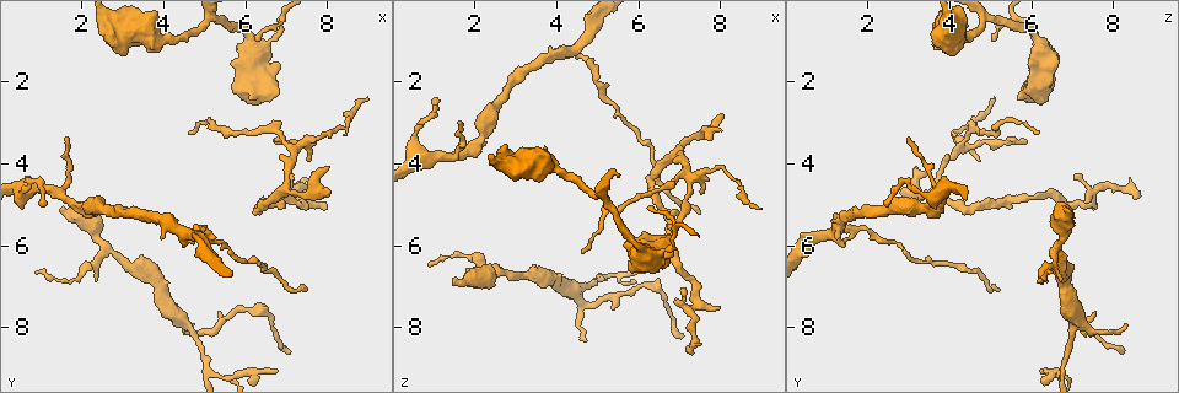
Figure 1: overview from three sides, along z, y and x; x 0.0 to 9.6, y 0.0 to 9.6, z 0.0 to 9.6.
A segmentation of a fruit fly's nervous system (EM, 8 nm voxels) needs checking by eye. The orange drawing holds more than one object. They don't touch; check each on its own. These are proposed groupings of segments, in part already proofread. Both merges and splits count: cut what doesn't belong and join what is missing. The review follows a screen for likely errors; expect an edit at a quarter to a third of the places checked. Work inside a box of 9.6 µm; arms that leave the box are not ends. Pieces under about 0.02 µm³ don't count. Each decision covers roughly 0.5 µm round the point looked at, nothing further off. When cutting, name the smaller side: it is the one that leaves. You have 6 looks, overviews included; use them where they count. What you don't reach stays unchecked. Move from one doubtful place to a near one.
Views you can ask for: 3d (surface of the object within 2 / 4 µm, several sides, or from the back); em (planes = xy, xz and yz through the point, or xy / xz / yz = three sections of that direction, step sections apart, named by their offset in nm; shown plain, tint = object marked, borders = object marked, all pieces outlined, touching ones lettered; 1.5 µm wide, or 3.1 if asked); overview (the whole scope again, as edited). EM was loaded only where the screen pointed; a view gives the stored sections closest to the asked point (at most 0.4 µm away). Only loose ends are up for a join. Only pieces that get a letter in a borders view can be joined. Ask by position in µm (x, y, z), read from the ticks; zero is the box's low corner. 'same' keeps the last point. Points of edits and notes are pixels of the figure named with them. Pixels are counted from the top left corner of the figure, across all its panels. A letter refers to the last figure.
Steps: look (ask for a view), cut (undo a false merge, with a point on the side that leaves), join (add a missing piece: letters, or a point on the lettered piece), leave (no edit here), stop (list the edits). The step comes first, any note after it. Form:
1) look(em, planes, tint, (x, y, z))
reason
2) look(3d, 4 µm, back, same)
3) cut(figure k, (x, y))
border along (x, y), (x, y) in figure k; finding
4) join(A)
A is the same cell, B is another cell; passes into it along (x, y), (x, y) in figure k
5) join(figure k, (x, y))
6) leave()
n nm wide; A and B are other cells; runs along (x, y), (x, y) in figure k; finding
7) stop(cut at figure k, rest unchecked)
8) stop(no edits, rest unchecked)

look(3d, 4 µm, (8.00, 4.70, 2.75))
tapers out

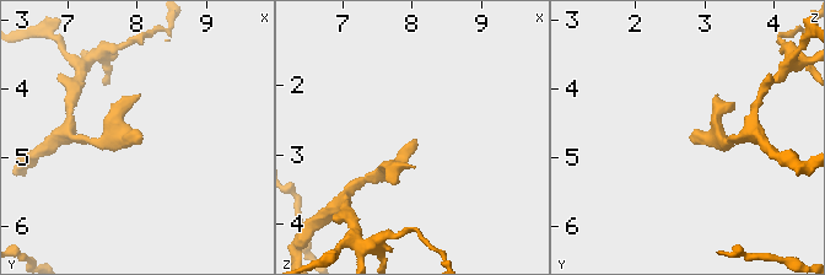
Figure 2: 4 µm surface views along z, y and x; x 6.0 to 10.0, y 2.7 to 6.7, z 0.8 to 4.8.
look(em, xz, step 8, borders, (8.05, 4.70, 2.75))
shape alone is not enough

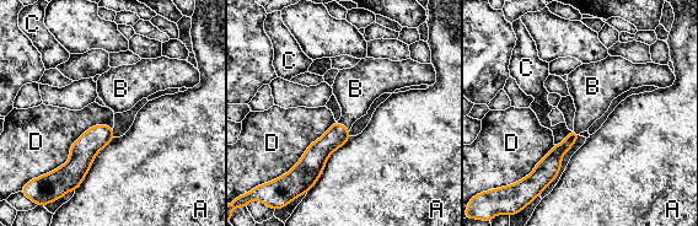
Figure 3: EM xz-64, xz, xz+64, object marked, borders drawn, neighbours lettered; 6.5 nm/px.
look(em, planes, borders, same)
cut it another way

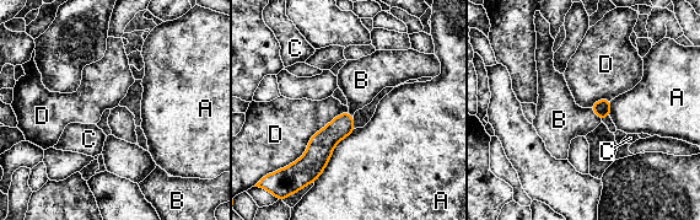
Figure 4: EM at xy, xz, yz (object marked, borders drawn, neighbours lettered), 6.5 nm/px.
join(B)
B is the same cell, A, C and D are other cells; passes into it along (602, 108), (596, 113), (559, 119) in figure 4; the neuron continues

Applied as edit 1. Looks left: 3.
look(em, planes, plain, (4.20, 1.05, 4.25))
sudden change in width

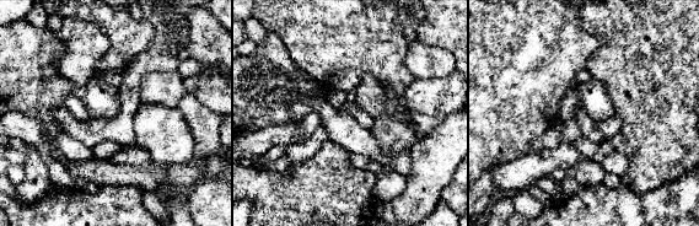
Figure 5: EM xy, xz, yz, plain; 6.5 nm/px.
look(em, planes, tint, same)

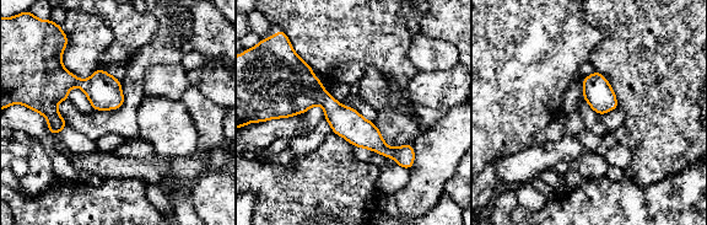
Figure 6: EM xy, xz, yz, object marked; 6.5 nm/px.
look(em, planes, borders, same)
what lies round it

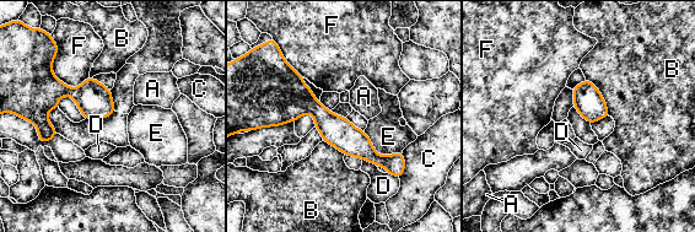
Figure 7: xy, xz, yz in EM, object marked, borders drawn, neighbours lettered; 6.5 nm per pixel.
leave()
E touches over 300 nm; A, B, C, D, E and F are other cells; border along (362, 158), (376, 166) in figure 7; continuous, no second neuron

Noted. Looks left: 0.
stop(join at figure 4, rest unchecked)

